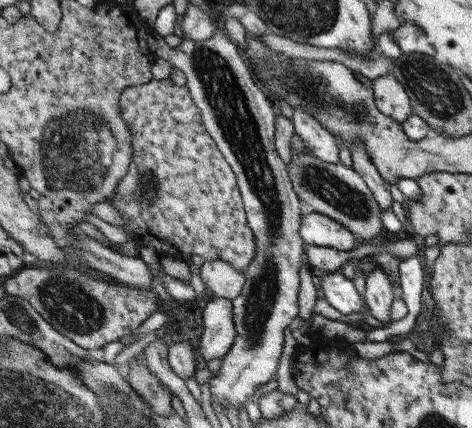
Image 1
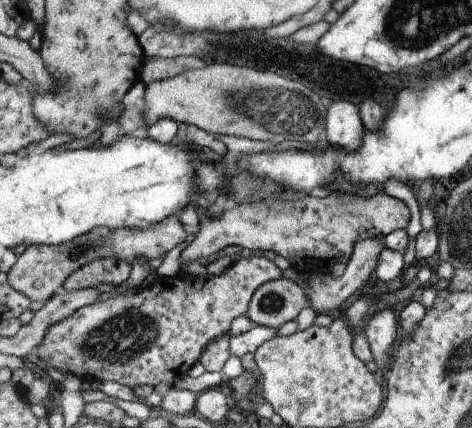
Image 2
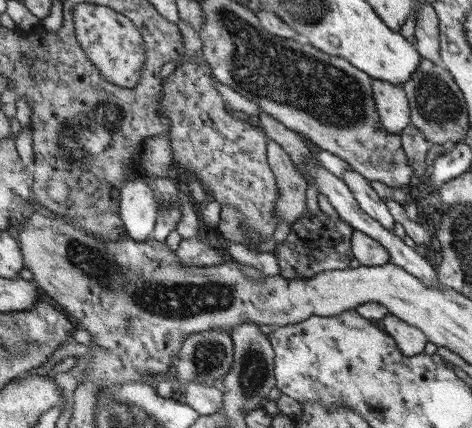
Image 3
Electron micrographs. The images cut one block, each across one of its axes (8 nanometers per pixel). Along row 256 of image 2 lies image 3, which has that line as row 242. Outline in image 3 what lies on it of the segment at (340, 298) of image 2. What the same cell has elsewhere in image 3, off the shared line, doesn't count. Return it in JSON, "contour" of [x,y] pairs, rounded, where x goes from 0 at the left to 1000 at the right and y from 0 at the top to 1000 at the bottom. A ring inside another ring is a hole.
{"contour":[[[748,537],[744,547],[748,561],[748,598],[756,612],[765,612],[765,621],[816,621],[828,617],[828,598],[824,584],[794,556],[786,556],[773,542]]]}

